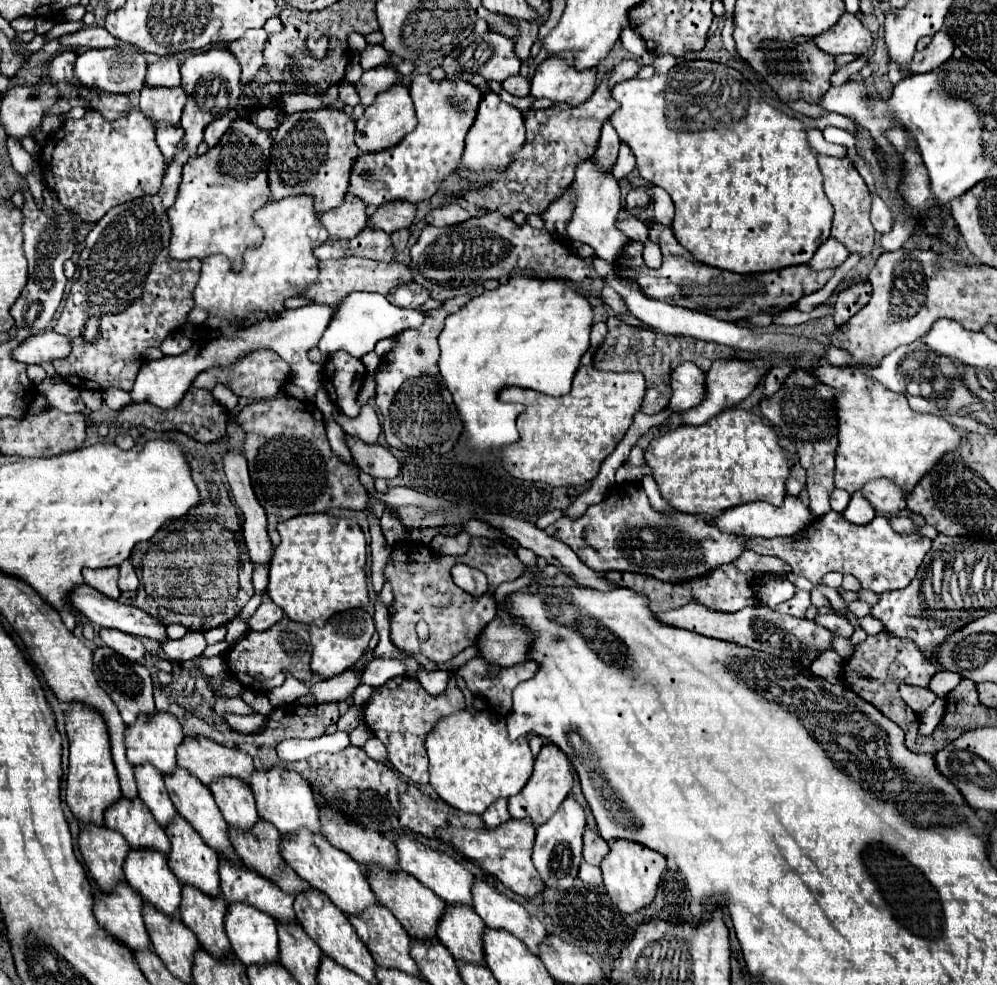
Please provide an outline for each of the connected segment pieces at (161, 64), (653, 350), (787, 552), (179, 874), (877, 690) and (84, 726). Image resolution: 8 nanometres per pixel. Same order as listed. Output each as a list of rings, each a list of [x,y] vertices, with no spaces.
[[[160,58],[148,64],[146,84],[148,86],[162,86],[162,88],[176,88],[180,86],[180,60]]]
[[[616,316],[608,318],[608,338],[602,342],[602,346],[594,354],[594,366],[598,370],[606,372],[642,372],[646,378],[646,396],[642,402],[642,412],[644,414],[658,414],[664,410],[670,402],[666,398],[666,390],[660,390],[660,382],[666,382],[666,372],[676,368],[682,360],[696,362],[698,358],[698,342],[694,338],[684,338],[684,336],[664,336],[660,332],[654,332],[650,328],[638,328],[638,326],[628,326]]]
[[[828,512],[816,518],[804,528],[804,532],[796,532],[788,538],[750,538],[750,548],[754,552],[782,558],[790,564],[794,574],[808,578],[814,586],[822,582],[826,572],[842,572],[854,574],[864,590],[872,590],[876,594],[906,588],[930,550],[930,544],[932,542],[924,536],[904,536],[894,532],[886,516],[876,516],[870,524],[856,526],[846,522],[838,512]]]
[[[178,816],[174,822],[168,824],[166,834],[168,834],[170,844],[172,844],[170,854],[168,854],[168,866],[174,872],[174,876],[180,880],[180,884],[184,884],[184,886],[190,884],[190,886],[198,888],[200,892],[208,894],[210,898],[218,898],[220,896],[220,876],[218,876],[220,860],[218,860],[218,854],[212,852],[212,848],[204,844],[204,840],[192,830],[192,826],[182,816]]]
[[[880,632],[876,636],[868,636],[864,642],[860,642],[856,646],[856,652],[852,654],[852,658],[844,664],[842,670],[842,682],[844,686],[848,686],[850,690],[854,690],[860,698],[864,698],[866,702],[874,704],[882,714],[886,714],[892,722],[904,726],[908,722],[908,732],[906,732],[906,746],[912,752],[932,752],[936,754],[938,750],[942,750],[946,744],[950,744],[954,738],[958,738],[962,734],[962,730],[950,730],[944,728],[940,724],[940,728],[936,728],[930,736],[920,736],[918,734],[918,726],[920,726],[920,718],[918,714],[914,714],[904,700],[898,694],[898,684],[906,682],[912,686],[928,686],[932,676],[938,670],[932,668],[930,662],[924,660],[924,656],[920,654],[920,650],[916,648],[914,642],[910,640],[898,640],[894,636],[890,636],[888,632]]]
[[[70,704],[66,708],[66,734],[70,742],[70,772],[66,778],[66,804],[74,818],[86,824],[104,824],[104,810],[122,798],[114,762],[110,756],[110,742],[100,714],[84,704]]]

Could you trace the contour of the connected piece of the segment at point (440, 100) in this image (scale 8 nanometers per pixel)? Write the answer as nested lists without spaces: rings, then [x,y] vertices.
[[[418,74],[410,84],[410,96],[418,112],[418,126],[406,134],[402,142],[380,152],[360,154],[354,162],[354,176],[350,176],[348,190],[364,204],[382,206],[386,202],[424,202],[440,188],[442,180],[456,168],[464,152],[464,138],[478,114],[480,90],[464,80],[434,82],[426,74]]]

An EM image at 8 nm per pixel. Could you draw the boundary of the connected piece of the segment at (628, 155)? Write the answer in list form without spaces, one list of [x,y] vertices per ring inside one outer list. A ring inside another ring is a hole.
[[[620,142],[620,144],[622,146],[620,146],[620,152],[618,152],[618,160],[616,160],[614,168],[612,168],[612,174],[618,180],[622,180],[624,176],[628,176],[636,168],[636,158],[634,158],[632,150],[628,150],[628,146],[624,146],[624,142]]]

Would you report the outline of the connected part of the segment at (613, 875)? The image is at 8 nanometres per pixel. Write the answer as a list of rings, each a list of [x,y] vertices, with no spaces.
[[[614,840],[610,844],[608,856],[600,864],[606,894],[610,896],[610,902],[624,914],[632,914],[644,906],[648,906],[658,890],[658,882],[666,870],[666,858],[646,846],[640,846],[632,840]]]

